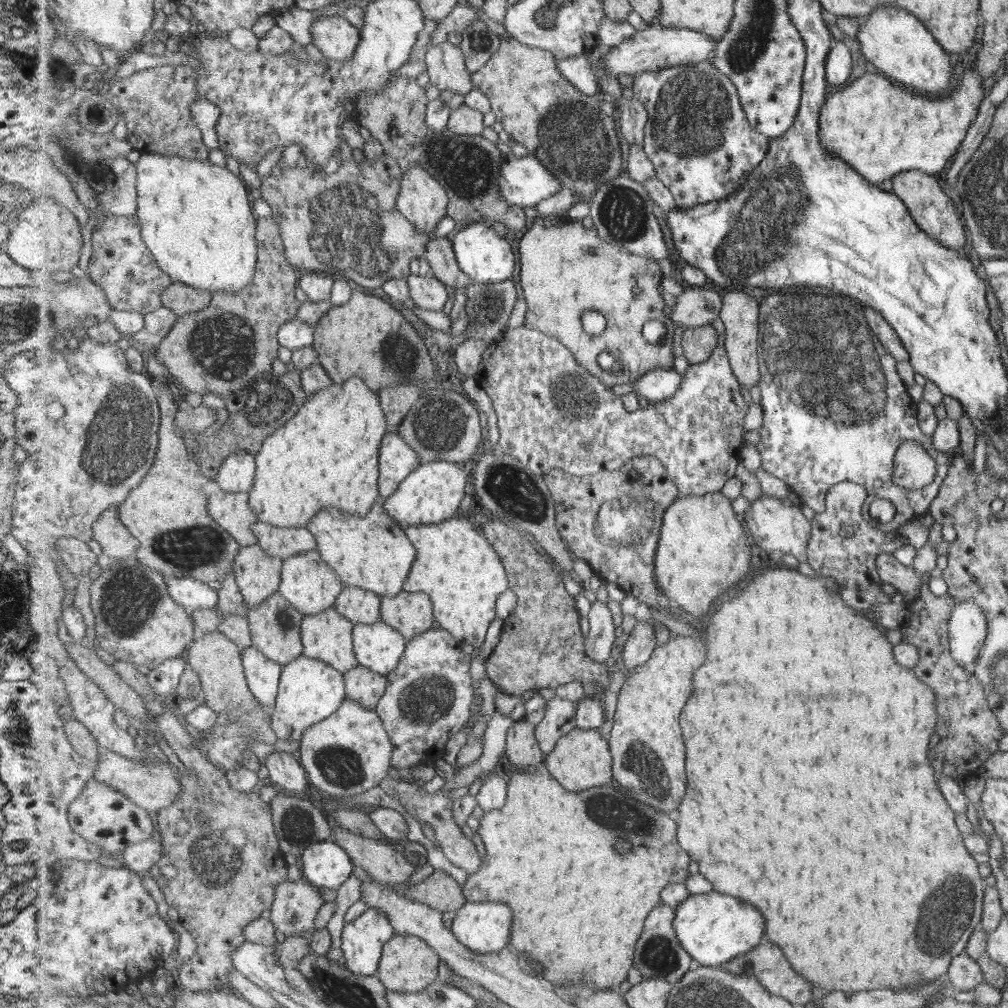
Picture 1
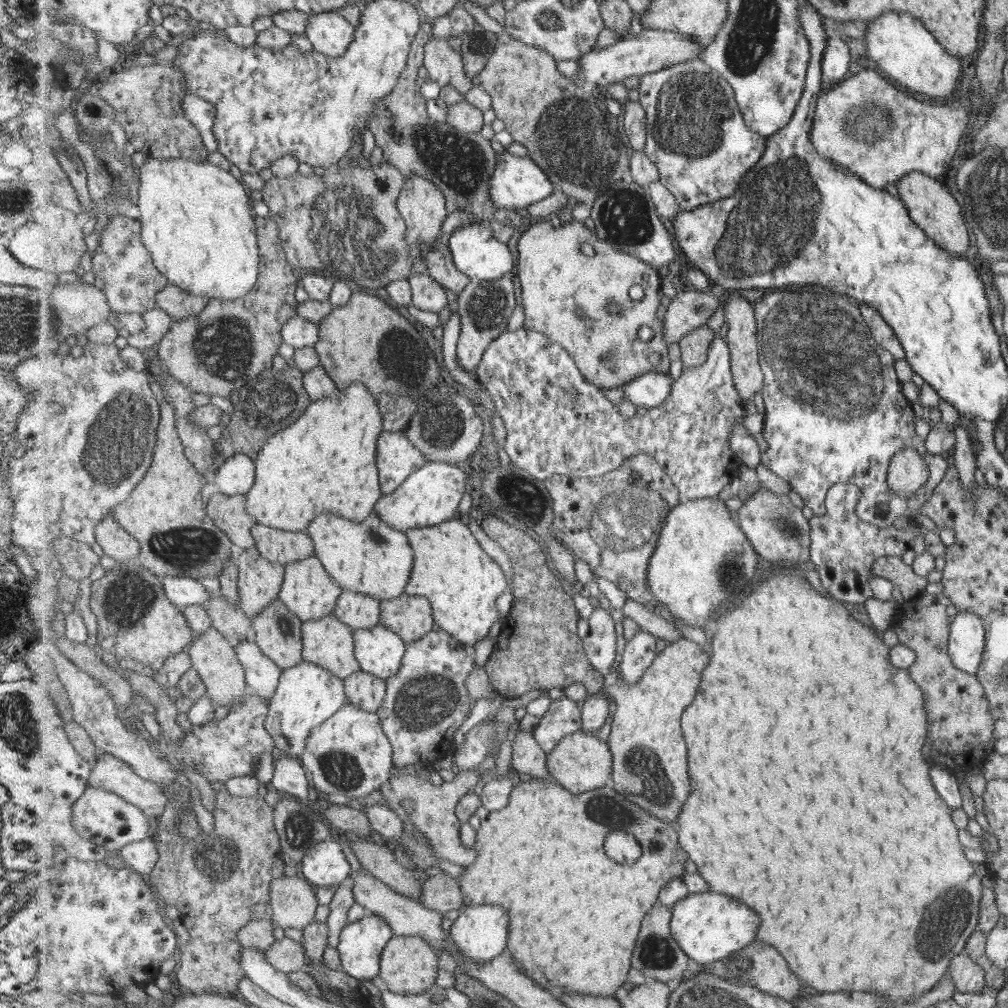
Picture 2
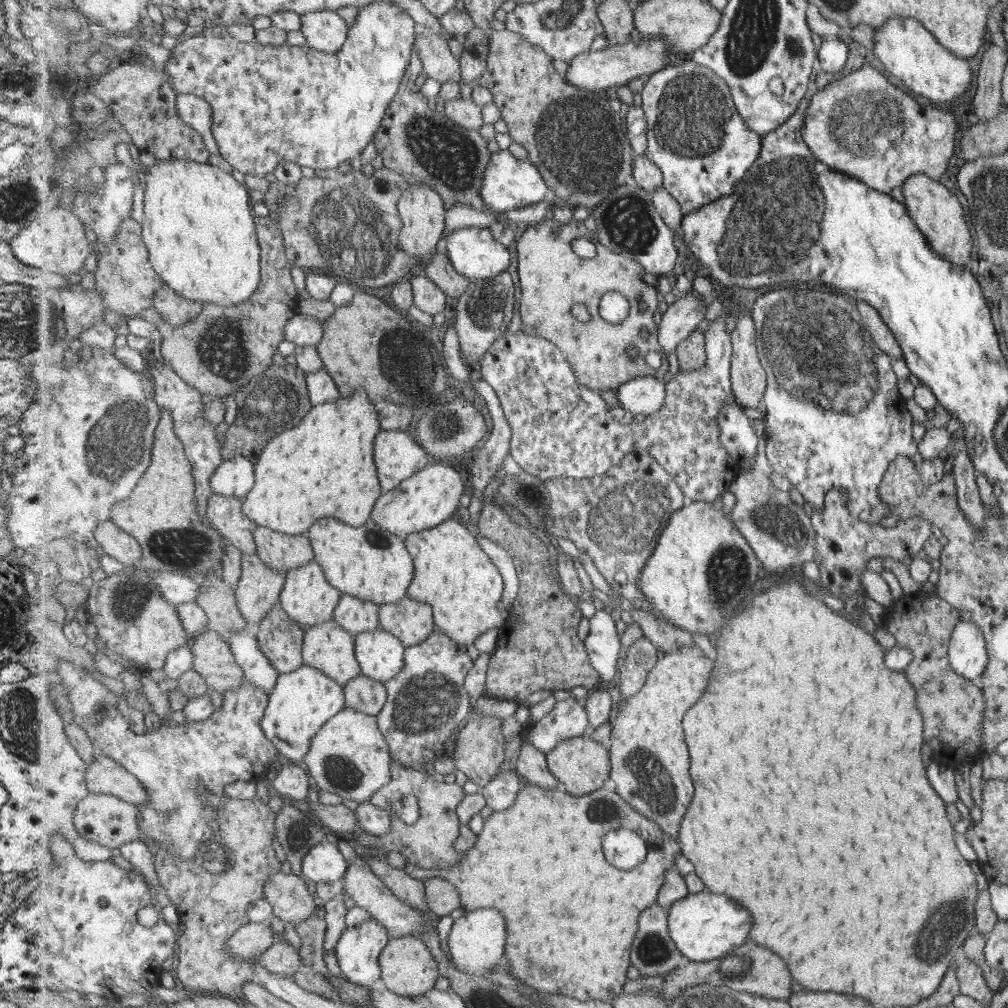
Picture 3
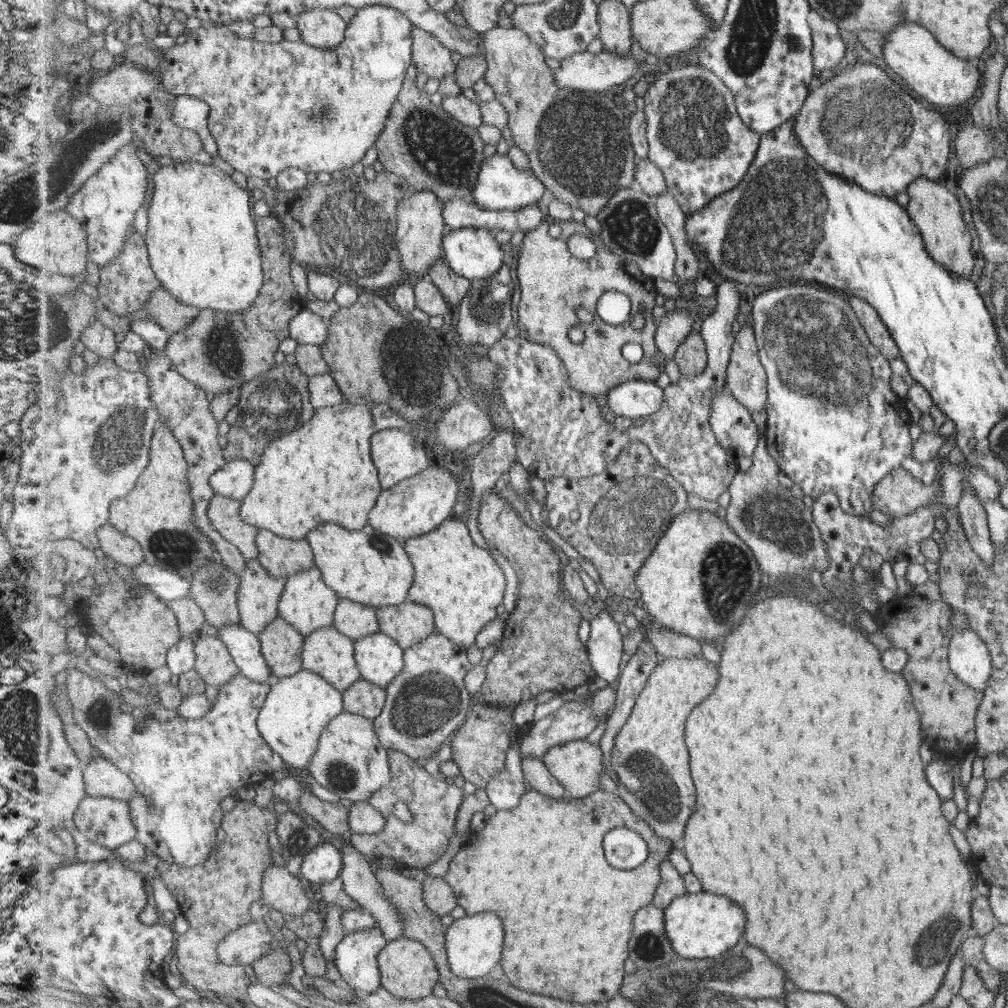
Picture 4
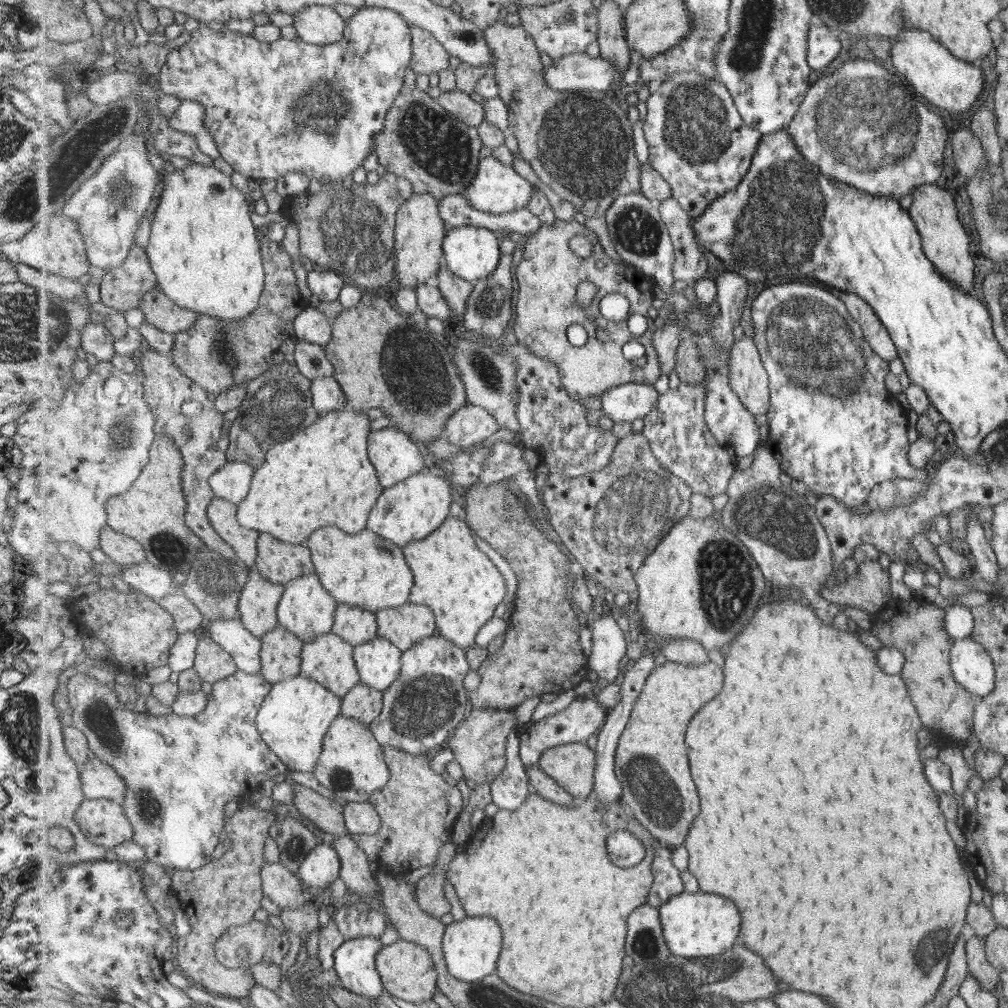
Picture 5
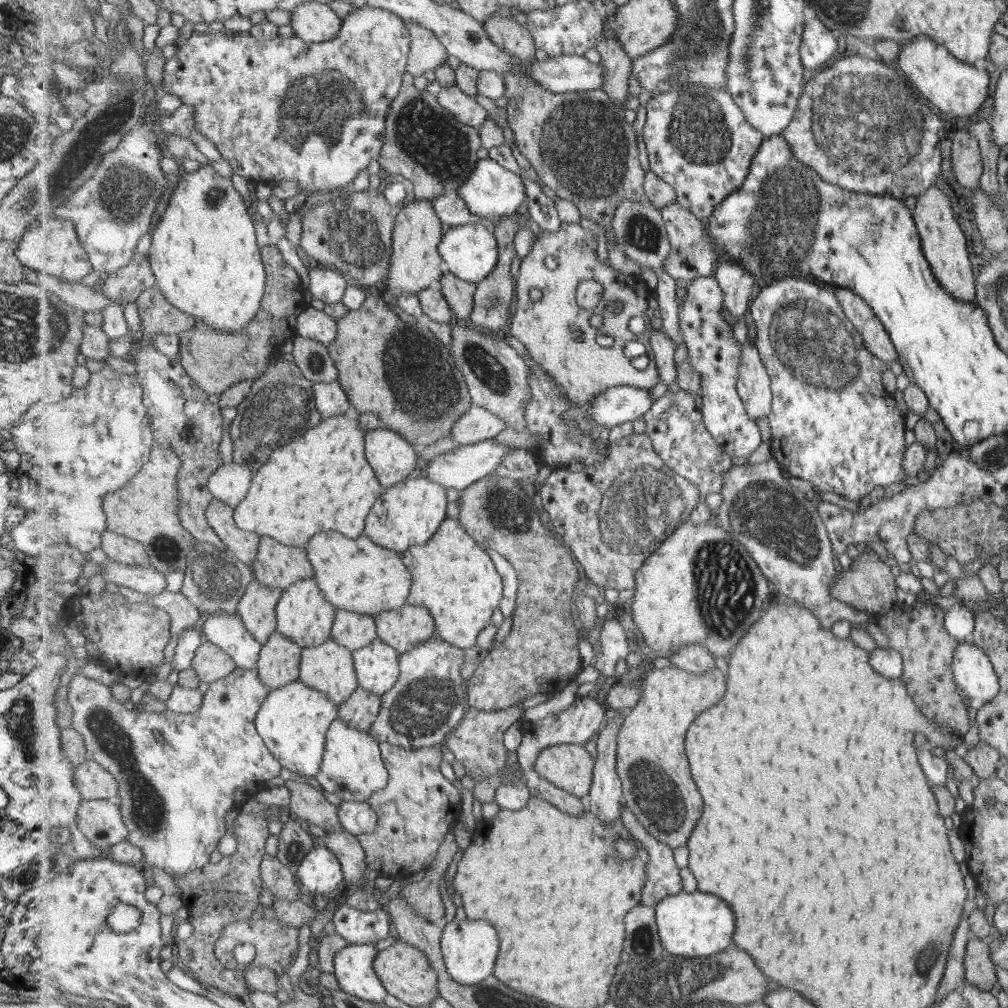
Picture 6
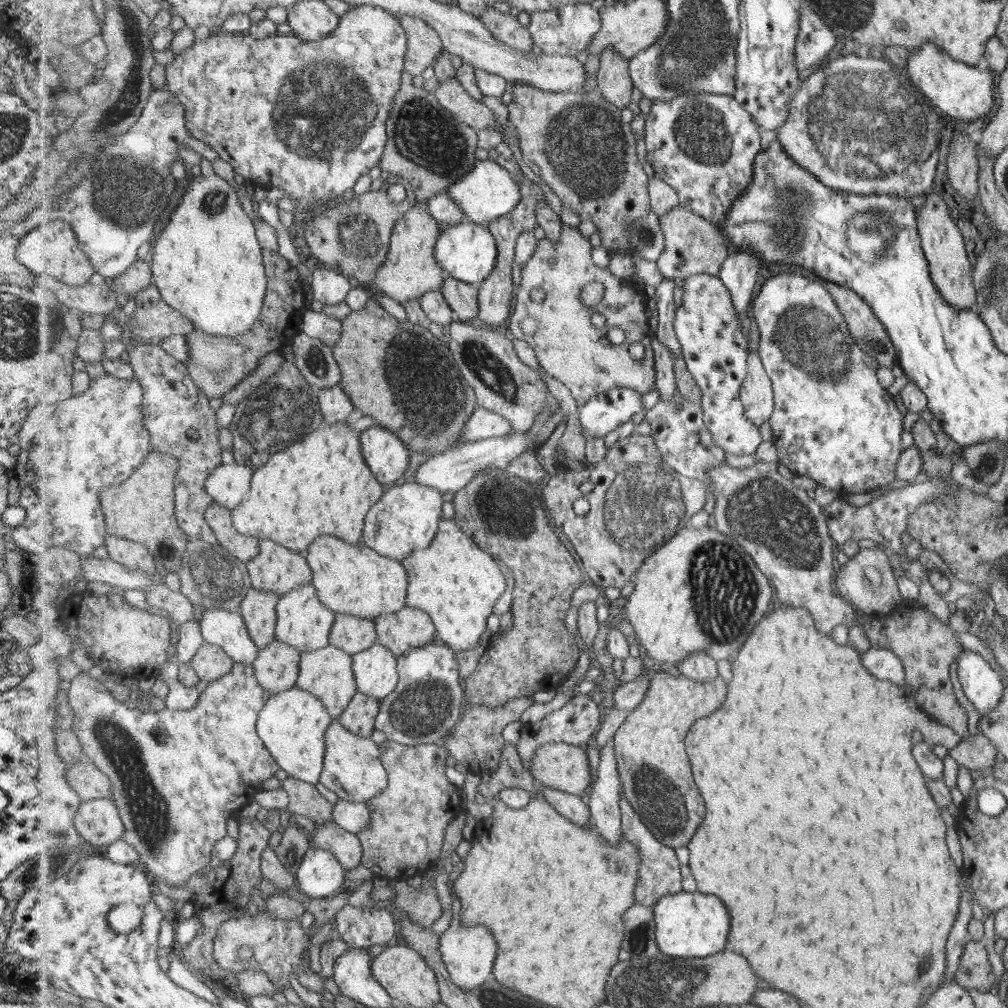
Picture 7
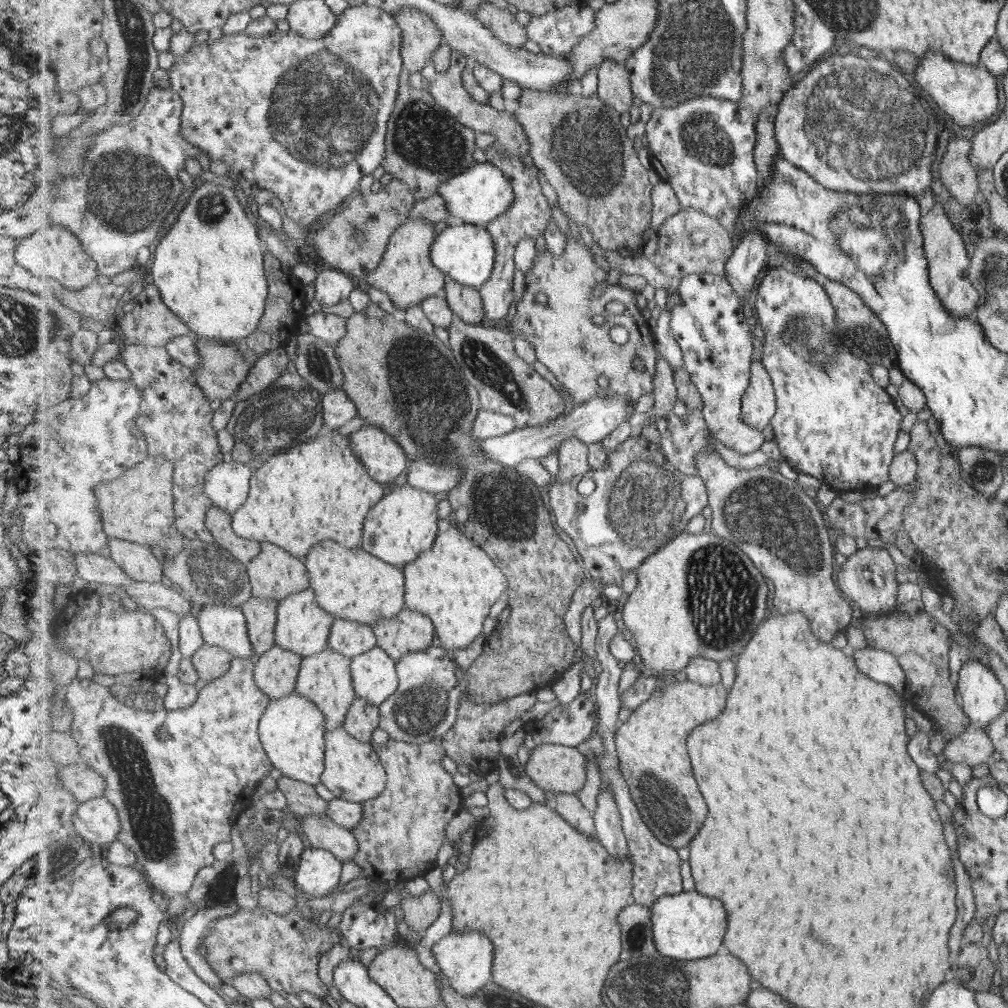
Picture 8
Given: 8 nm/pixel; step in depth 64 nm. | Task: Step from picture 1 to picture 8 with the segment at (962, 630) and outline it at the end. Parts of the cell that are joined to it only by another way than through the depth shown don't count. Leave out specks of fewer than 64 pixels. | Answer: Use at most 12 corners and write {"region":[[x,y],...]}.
{"region":[[962,660],[956,689],[973,726],[1001,714],[1006,694],[979,660]]}

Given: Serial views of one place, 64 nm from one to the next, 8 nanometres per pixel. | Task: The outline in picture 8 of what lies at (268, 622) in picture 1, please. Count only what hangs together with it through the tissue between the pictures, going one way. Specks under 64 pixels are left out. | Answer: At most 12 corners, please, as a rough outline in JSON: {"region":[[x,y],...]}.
{"region":[[276,645],[255,662],[272,700],[296,691],[301,655]]}

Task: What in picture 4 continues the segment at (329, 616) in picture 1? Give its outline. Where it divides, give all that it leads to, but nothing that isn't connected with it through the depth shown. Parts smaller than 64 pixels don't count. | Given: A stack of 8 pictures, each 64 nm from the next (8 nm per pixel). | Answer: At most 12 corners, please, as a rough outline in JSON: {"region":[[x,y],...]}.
{"region":[[335,626],[305,639],[303,669],[344,693],[362,678],[353,640]]}

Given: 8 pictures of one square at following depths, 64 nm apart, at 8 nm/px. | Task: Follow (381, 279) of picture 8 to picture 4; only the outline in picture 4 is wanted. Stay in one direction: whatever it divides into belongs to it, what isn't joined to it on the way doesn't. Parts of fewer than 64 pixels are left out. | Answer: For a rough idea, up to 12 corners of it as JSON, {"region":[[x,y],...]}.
{"region":[[411,189],[396,233],[407,281],[428,278],[449,227],[433,191]]}

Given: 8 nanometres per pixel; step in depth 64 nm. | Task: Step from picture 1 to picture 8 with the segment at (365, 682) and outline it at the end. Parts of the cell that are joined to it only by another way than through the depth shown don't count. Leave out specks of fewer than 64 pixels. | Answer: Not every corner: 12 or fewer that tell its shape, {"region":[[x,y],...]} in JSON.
{"region":[[357,697],[344,722],[348,733],[371,742],[380,706]]}

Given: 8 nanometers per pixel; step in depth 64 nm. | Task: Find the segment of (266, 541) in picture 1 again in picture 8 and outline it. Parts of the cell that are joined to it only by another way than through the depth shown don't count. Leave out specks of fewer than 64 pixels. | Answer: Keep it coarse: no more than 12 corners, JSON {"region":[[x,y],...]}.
{"region":[[275,543],[249,564],[252,594],[277,599],[311,587],[305,559]]}

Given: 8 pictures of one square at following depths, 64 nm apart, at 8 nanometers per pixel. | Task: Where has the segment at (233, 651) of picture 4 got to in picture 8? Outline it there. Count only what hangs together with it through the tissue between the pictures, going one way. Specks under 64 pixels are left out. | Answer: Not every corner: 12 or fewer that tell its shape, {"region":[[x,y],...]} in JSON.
{"region":[[203,606],[207,645],[257,658],[241,606]]}

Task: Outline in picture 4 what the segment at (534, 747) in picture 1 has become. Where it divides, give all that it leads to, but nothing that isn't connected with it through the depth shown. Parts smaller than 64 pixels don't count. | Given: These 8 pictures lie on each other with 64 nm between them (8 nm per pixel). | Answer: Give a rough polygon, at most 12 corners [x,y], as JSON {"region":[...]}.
{"region":[[527,756],[523,773],[530,788],[555,798],[568,790],[543,764]]}

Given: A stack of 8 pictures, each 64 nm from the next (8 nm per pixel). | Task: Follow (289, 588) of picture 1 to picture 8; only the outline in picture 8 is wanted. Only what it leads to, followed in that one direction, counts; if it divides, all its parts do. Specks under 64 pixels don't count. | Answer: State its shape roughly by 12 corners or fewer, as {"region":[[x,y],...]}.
{"region":[[313,587],[278,603],[276,645],[302,658],[329,649],[335,615]]}

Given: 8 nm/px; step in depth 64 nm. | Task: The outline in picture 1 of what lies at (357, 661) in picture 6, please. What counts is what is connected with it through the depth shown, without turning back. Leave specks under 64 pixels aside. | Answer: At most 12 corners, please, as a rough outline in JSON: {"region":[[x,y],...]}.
{"region":[[382,620],[354,626],[358,662],[386,677],[408,642]]}

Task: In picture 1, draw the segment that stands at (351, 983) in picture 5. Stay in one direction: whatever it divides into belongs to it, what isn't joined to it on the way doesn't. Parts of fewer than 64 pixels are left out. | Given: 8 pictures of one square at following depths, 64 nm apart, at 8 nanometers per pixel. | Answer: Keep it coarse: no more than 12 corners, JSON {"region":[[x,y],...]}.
{"region":[[368,908],[344,926],[352,973],[378,972],[384,946],[397,934],[390,916]]}

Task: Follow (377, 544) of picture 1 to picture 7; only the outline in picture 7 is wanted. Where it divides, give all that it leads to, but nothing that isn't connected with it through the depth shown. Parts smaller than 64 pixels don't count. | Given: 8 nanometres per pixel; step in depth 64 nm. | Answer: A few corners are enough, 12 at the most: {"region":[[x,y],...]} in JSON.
{"region":[[321,536],[305,555],[319,598],[375,622],[410,576],[364,540]]}

